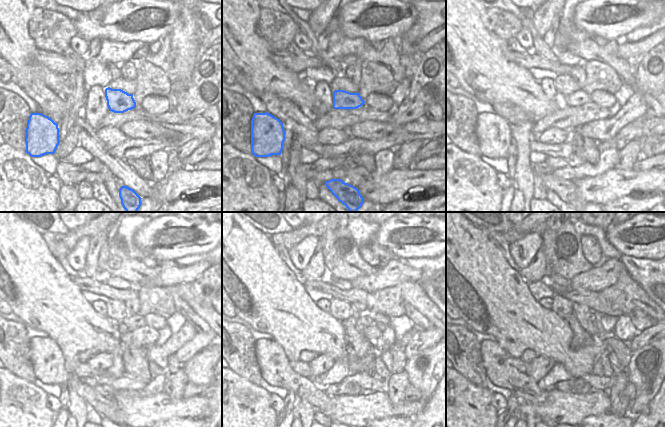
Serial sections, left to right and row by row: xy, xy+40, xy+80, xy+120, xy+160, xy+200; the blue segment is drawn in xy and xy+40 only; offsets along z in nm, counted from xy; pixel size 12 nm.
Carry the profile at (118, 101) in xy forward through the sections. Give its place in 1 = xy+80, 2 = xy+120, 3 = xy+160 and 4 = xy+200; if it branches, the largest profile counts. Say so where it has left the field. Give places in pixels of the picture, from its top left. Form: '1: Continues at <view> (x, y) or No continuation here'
1: Continues at xy+80 (580, 97)
2: Continues at xy+120 (133, 322)
3: Continues at xy+160 (365, 320)
4: Continues at xy+200 (592, 317).

